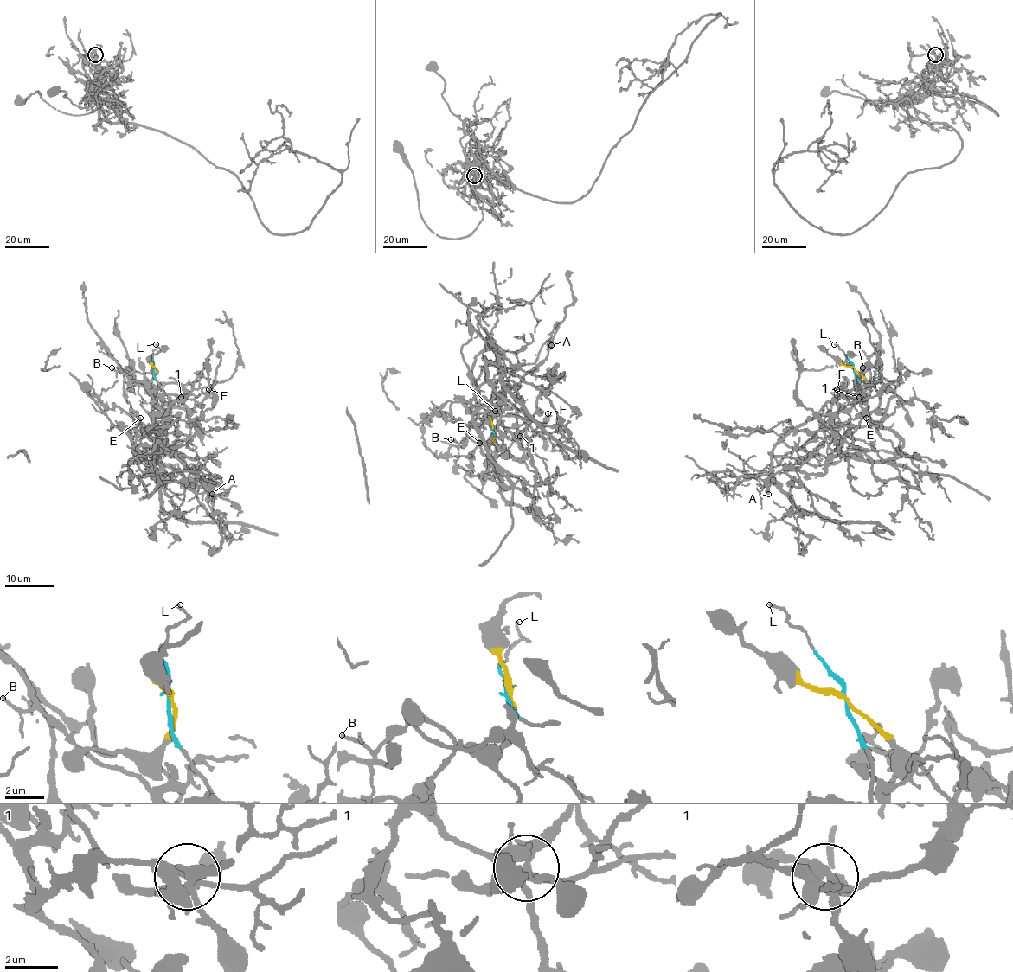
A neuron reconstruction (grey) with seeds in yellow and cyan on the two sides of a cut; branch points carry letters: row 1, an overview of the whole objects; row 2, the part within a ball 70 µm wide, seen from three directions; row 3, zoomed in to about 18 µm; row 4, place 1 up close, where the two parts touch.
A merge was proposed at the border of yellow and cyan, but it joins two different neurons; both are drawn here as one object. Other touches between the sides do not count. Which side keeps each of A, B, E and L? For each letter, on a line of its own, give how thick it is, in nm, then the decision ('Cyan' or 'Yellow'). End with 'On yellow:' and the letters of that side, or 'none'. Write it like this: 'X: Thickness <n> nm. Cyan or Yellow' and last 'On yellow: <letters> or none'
A: Thickness 500 nm. Yellow
B: Thickness 150 nm. Yellow
E: Thickness 120 nm. Yellow
L: Thickness 110 nm. Cyan
On yellow: A, B, E

